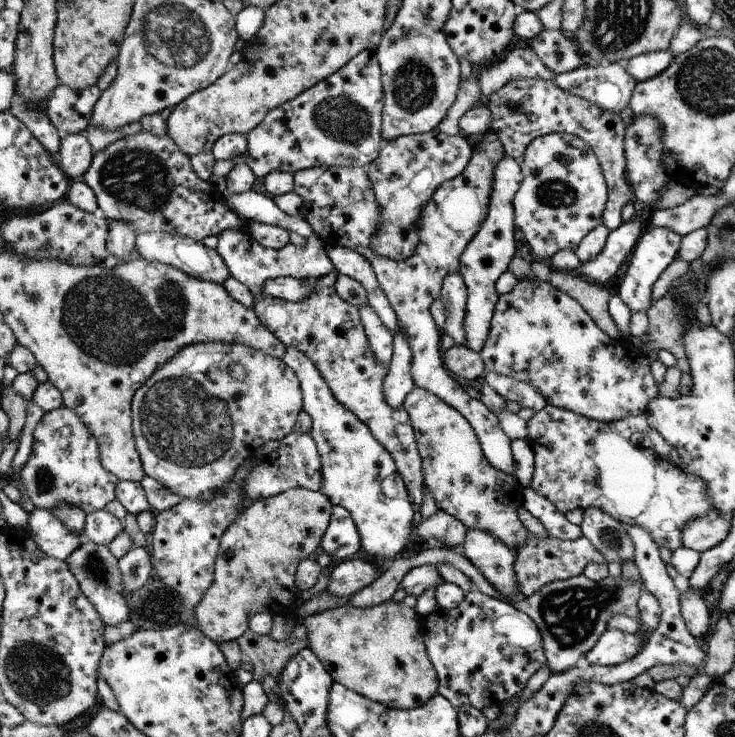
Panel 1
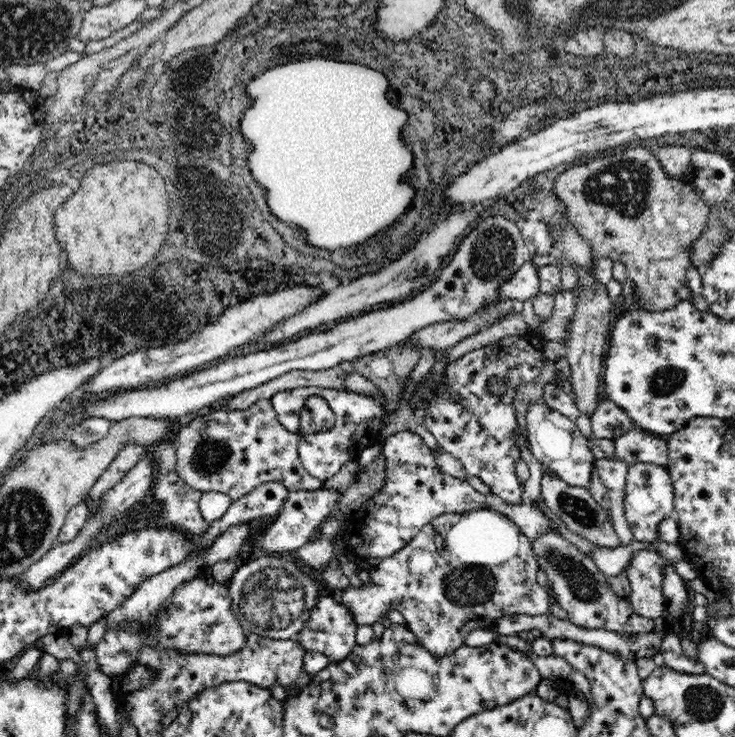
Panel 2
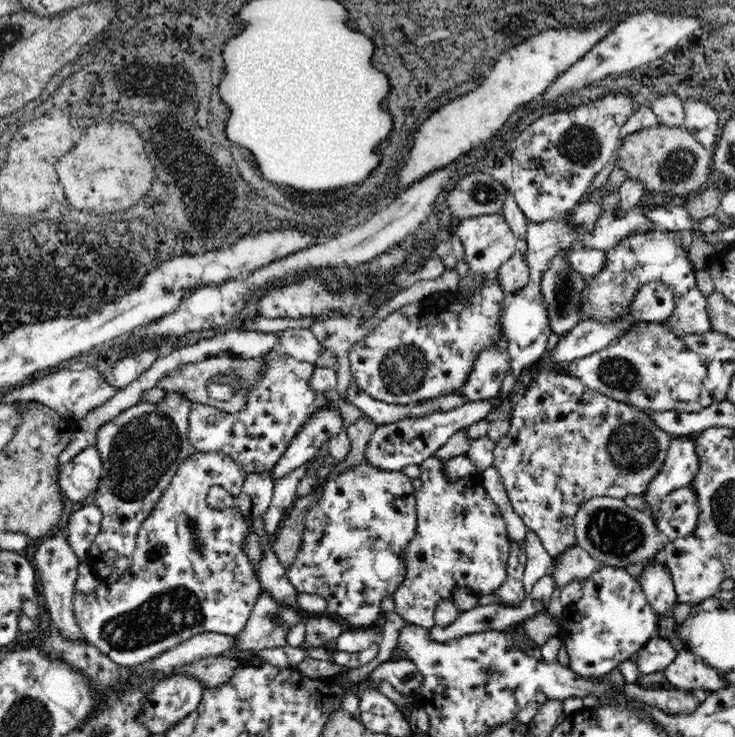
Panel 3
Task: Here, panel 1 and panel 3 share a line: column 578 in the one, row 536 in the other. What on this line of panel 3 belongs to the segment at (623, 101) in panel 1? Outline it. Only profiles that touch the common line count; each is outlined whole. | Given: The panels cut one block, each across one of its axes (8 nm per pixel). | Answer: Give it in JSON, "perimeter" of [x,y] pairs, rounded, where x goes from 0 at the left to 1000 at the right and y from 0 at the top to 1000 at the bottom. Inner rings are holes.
{"perimeter":[[[112,684],[109,689],[101,689],[93,706],[93,735],[106,752],[109,763],[117,763],[120,744],[125,741],[128,730],[136,725],[136,708],[139,695],[131,687]]]}

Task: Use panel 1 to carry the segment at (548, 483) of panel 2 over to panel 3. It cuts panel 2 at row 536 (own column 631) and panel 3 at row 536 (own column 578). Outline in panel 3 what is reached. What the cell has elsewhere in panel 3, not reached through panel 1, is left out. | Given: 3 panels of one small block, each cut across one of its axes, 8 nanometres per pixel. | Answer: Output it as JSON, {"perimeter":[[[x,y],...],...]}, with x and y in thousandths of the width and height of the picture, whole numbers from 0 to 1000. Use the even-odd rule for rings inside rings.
{"perimeter":[[[811,673],[789,684],[784,697],[784,733],[786,744],[795,744],[811,763],[833,771],[852,771],[854,765],[890,757],[906,741],[898,733],[898,716],[887,697],[860,692],[846,676]]]}

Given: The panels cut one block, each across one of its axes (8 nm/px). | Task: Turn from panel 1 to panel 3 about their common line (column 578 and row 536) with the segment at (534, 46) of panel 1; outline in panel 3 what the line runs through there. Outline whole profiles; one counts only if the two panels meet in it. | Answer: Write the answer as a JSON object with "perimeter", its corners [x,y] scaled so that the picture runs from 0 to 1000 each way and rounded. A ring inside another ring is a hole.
{"perimeter":[[[76,725],[71,730],[63,730],[49,752],[49,776],[54,782],[54,798],[60,798],[60,811],[63,811],[63,828],[65,828],[65,839],[71,839],[71,849],[76,849],[79,855],[84,855],[90,863],[95,863],[95,868],[106,868],[114,866],[109,849],[103,847],[103,836],[98,833],[98,806],[103,803],[103,787],[106,787],[106,771],[109,771],[109,757],[101,749],[101,744],[93,735],[93,727]]]}

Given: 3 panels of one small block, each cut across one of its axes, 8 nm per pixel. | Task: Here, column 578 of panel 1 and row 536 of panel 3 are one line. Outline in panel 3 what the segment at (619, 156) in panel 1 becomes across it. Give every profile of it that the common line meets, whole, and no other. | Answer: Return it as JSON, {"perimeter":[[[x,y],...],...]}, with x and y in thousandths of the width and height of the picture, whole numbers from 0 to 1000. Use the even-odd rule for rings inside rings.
{"perimeter":[[[229,532],[226,540],[212,548],[190,545],[190,548],[174,551],[171,556],[166,556],[150,573],[139,575],[131,583],[131,608],[139,619],[139,649],[131,659],[128,681],[133,684],[133,689],[139,695],[139,708],[136,708],[136,725],[128,730],[125,741],[120,744],[117,765],[122,768],[125,779],[139,790],[139,795],[158,792],[180,771],[185,727],[188,727],[190,711],[204,697],[204,692],[210,689],[210,684],[220,673],[220,668],[229,662],[229,657],[234,654],[245,630],[264,613],[261,600],[259,600],[261,548],[264,545],[259,545],[259,540],[253,535]]]}

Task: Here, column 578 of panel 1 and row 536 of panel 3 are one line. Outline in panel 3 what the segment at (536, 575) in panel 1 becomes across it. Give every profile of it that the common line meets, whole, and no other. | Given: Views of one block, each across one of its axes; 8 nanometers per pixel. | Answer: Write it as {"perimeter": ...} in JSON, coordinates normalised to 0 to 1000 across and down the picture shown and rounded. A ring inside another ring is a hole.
{"perimeter":[[[737,499],[724,526],[716,526],[716,535],[697,554],[694,586],[672,611],[672,632],[686,651],[699,695],[713,706],[718,719],[735,727],[740,744],[759,757],[786,738],[784,697],[789,684],[811,673],[849,676],[852,670],[879,670],[884,662],[882,657],[903,635],[914,597],[917,592],[901,583],[876,556],[822,537],[784,516],[784,510],[767,510],[751,499]]]}

